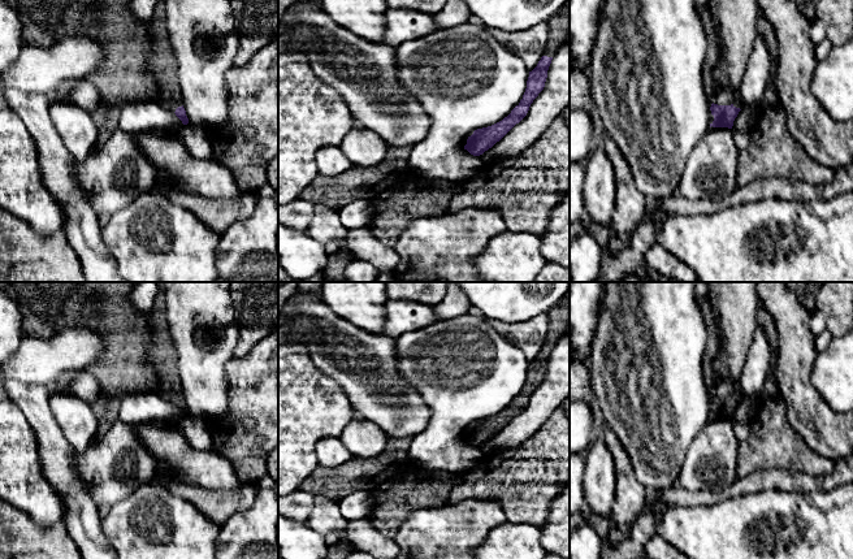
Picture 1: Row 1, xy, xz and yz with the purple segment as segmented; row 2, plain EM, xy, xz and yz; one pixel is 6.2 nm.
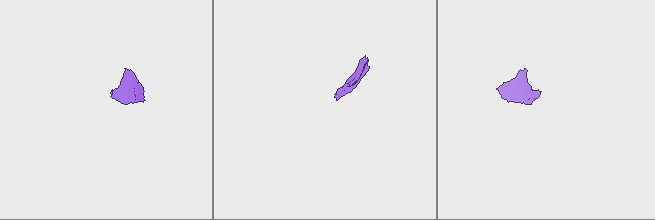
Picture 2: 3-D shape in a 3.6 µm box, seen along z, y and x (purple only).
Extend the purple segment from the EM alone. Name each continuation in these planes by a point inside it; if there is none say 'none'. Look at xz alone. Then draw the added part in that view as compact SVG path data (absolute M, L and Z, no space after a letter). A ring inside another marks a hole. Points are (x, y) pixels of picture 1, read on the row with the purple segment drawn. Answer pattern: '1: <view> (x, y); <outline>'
1: xz (558, 26); M570 9L560 10L549 22L547 43L544 56L554 57L557 51L566 43L566 35L570 30Z

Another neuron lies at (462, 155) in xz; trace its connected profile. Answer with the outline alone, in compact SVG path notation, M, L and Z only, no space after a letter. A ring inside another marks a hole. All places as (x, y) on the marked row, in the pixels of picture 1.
M471 22L438 29L429 35L403 42L395 47L395 69L400 86L420 103L432 121L426 139L411 148L410 174L446 179L459 185L475 176L485 164L480 156L471 155L463 147L464 138L477 129L492 126L507 117L523 99L529 77L529 70L521 57L497 40L486 26Z

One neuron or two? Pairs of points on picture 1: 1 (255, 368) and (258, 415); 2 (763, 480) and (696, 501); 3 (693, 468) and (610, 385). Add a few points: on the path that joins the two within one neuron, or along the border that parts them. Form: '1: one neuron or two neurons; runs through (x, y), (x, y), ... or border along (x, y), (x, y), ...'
1: one neuron; runs through (259, 380), (259, 403)
2: one neuron; runs through (747, 485), (713, 498)
3: two neurons; border along (698, 432), (687, 451), (676, 484)

